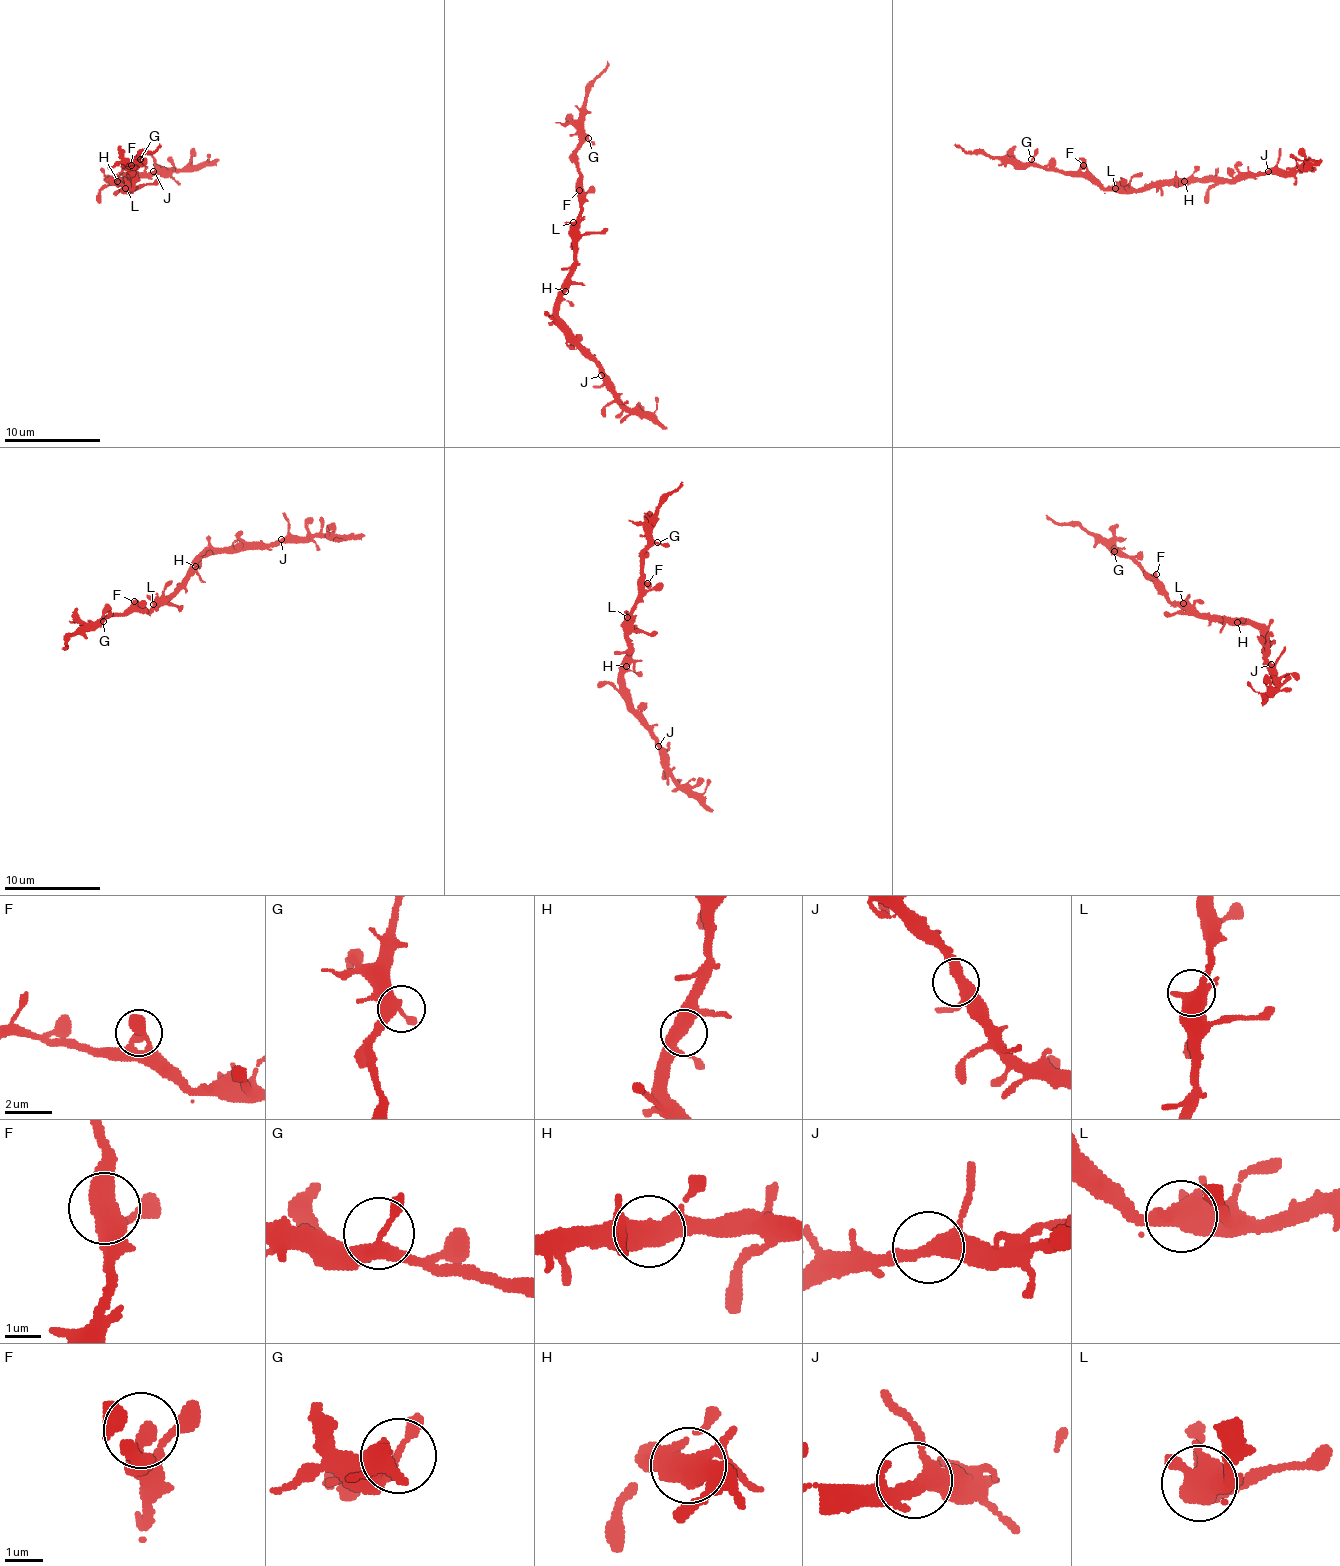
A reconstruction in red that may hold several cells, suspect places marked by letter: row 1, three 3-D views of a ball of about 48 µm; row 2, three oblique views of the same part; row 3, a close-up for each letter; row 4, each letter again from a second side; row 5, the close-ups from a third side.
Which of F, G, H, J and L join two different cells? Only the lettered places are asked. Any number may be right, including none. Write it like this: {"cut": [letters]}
{"cut": []}

